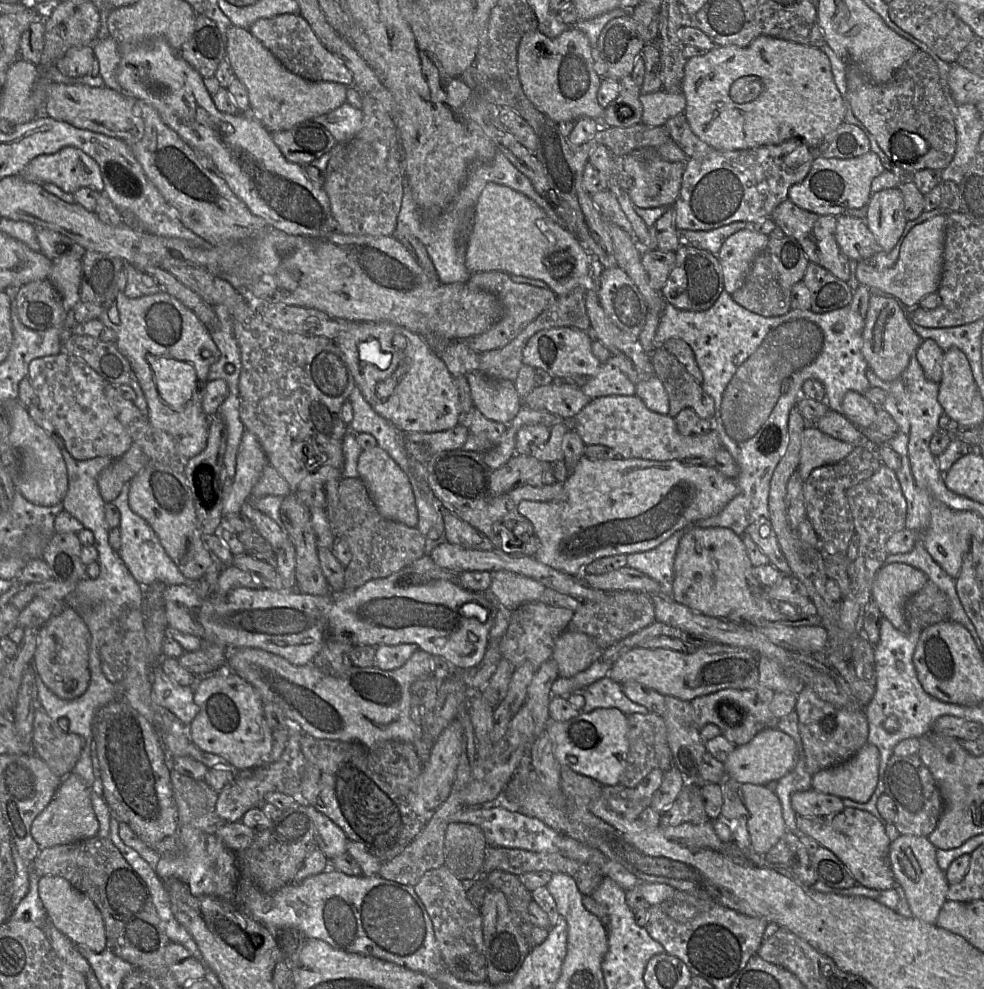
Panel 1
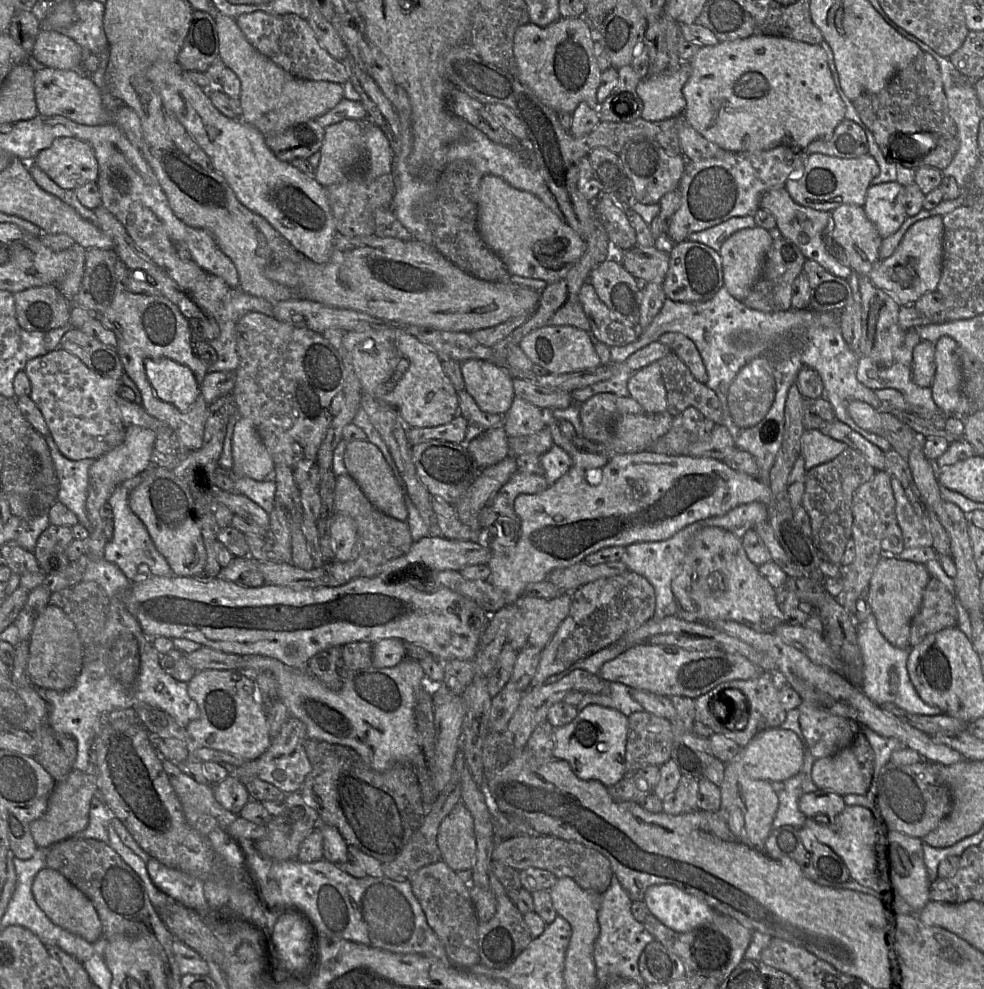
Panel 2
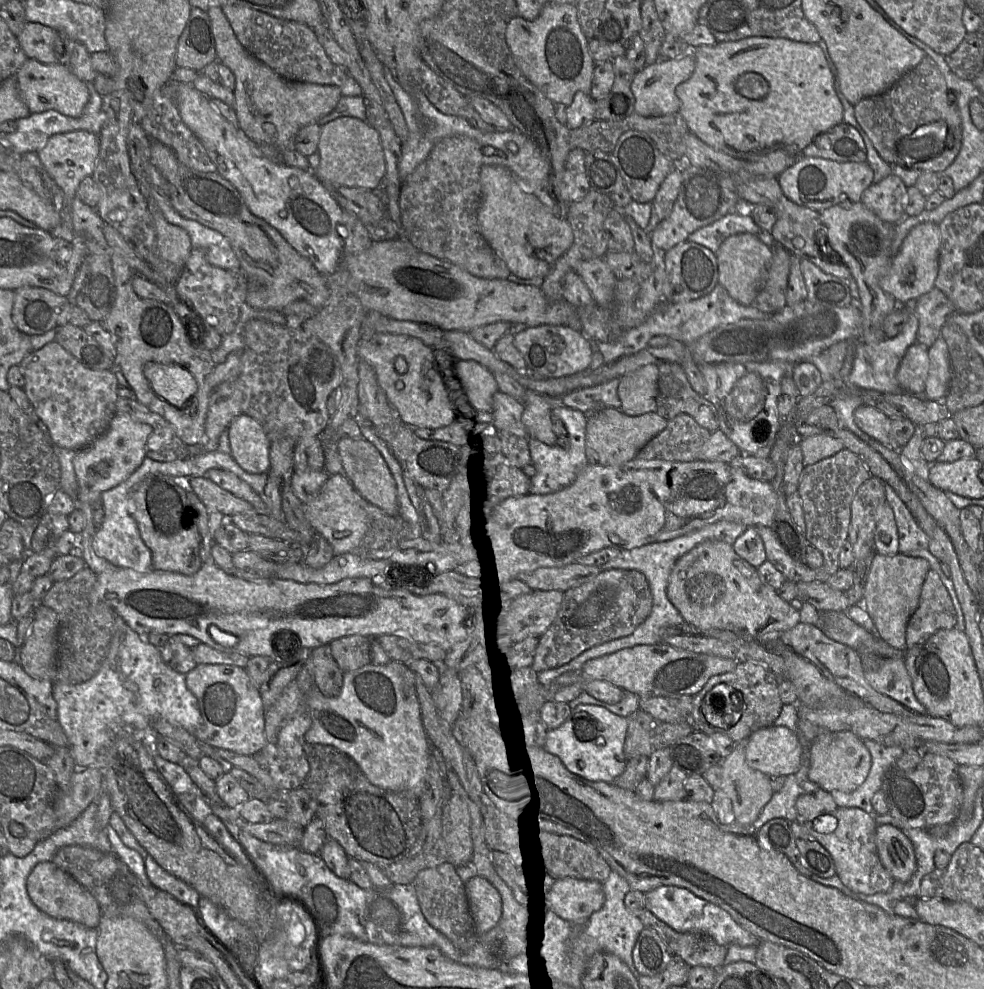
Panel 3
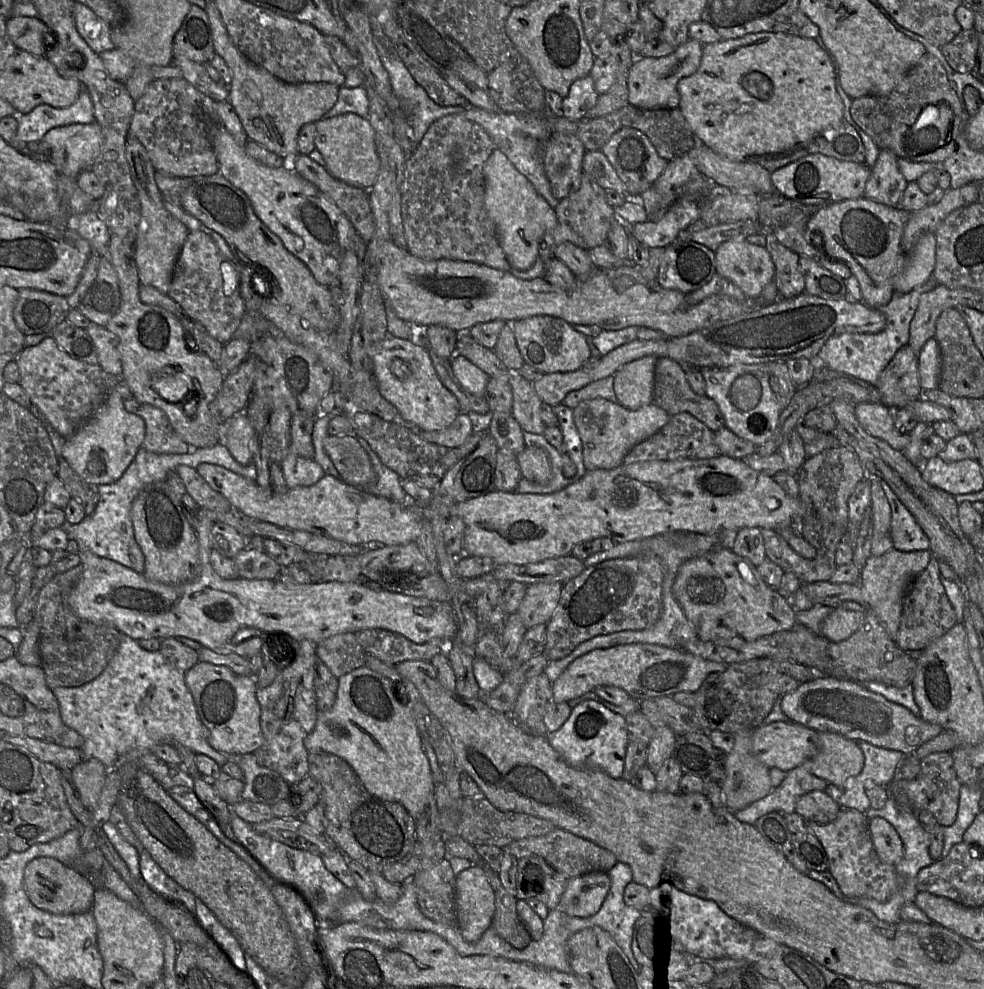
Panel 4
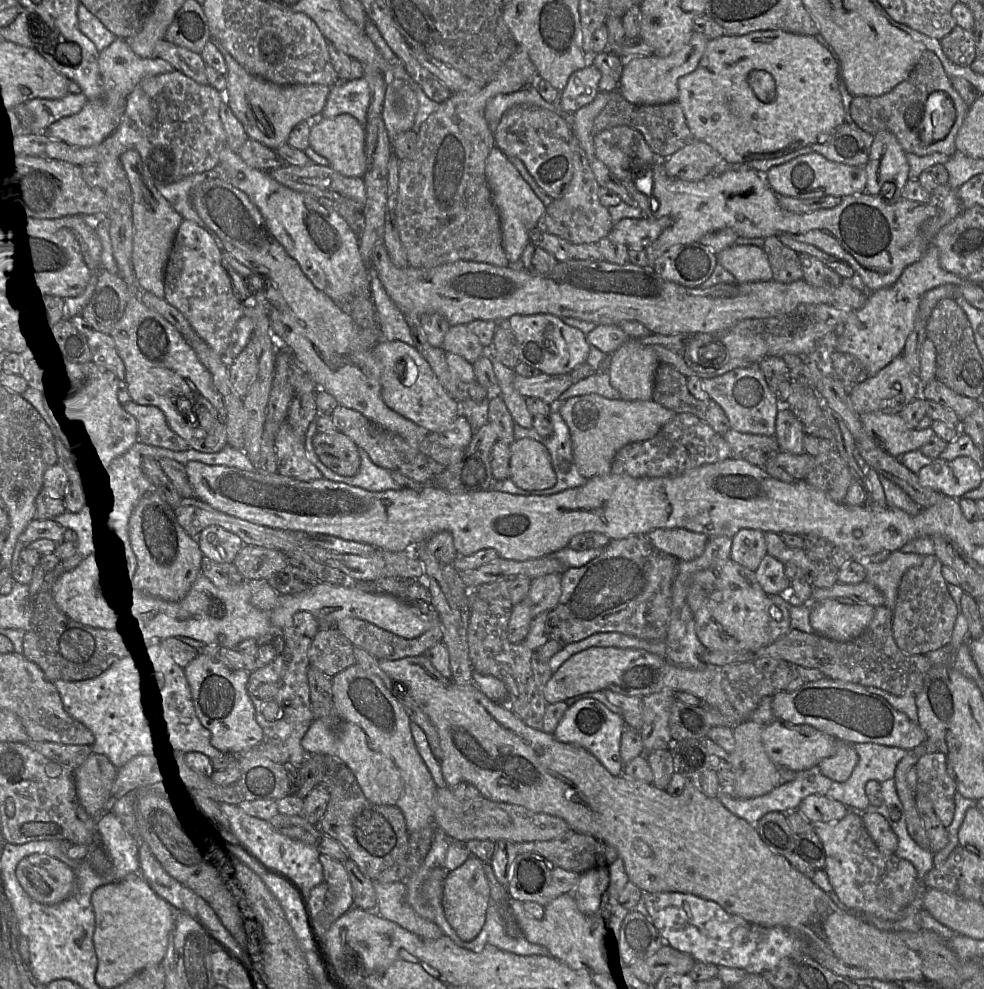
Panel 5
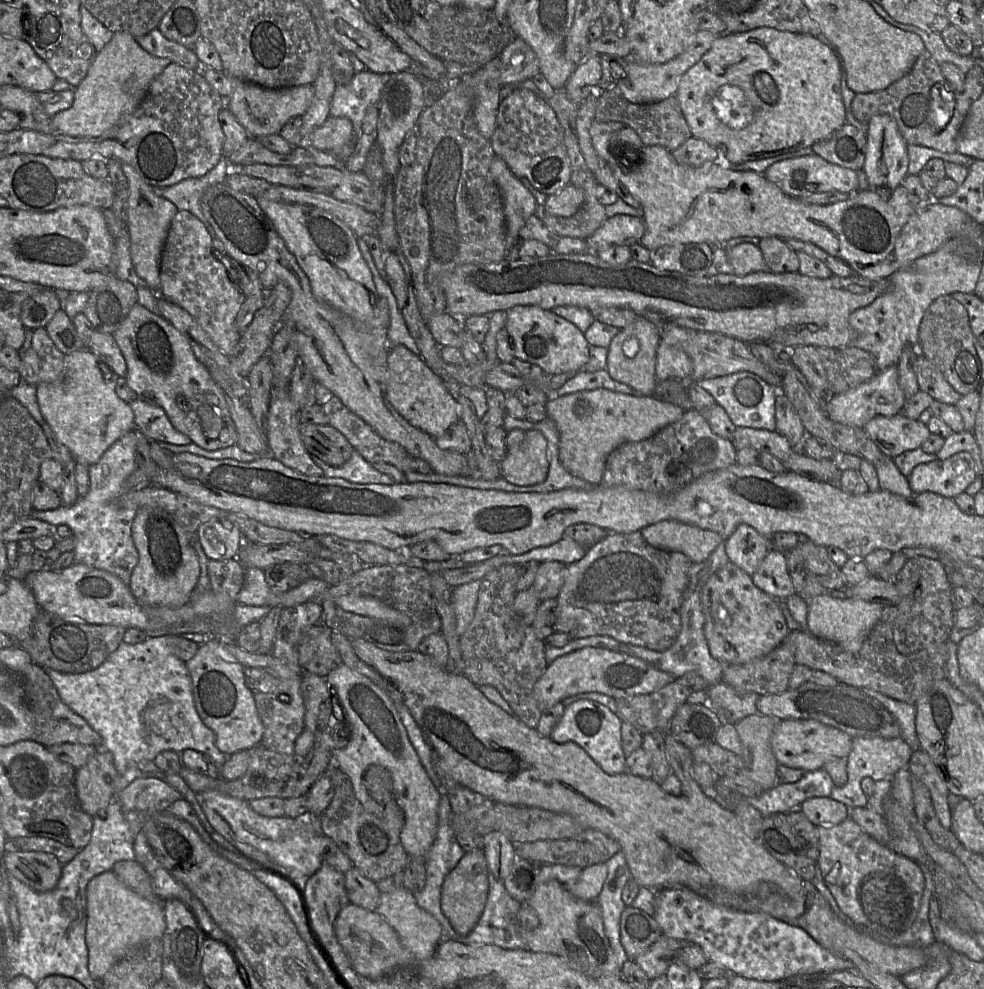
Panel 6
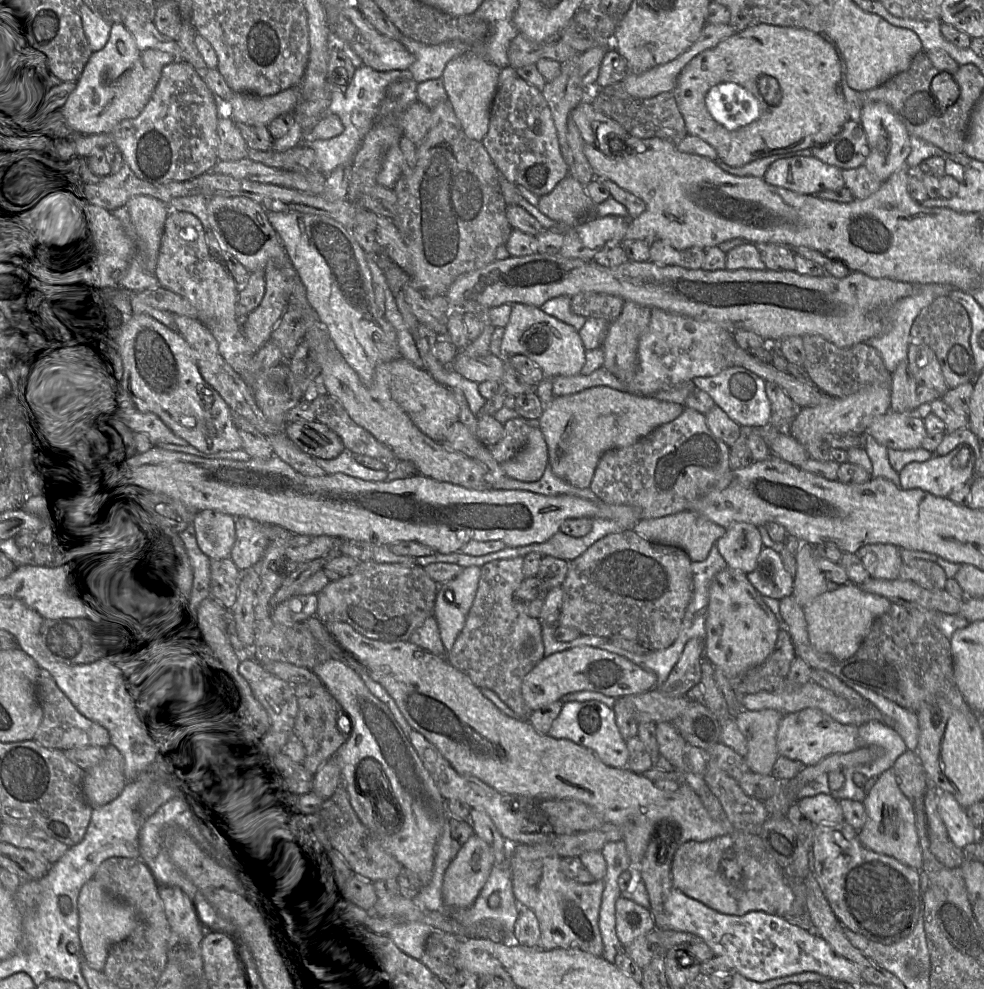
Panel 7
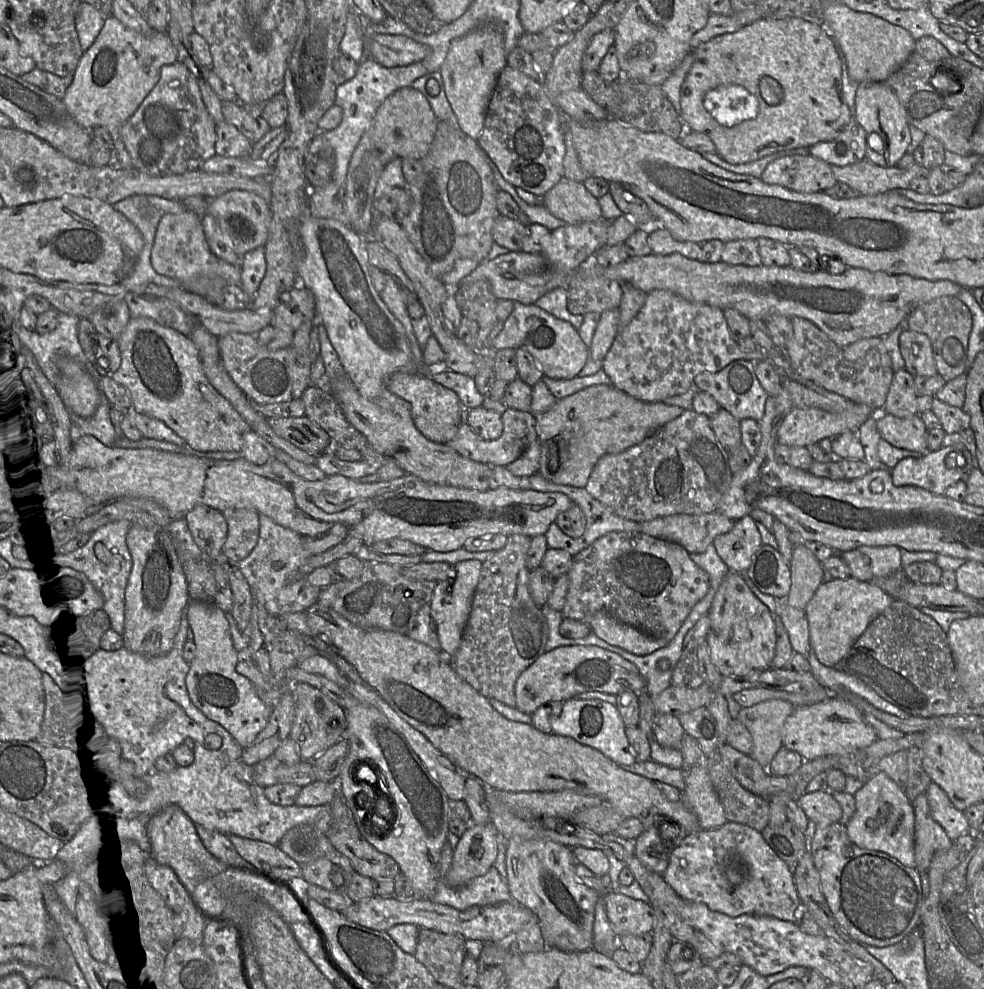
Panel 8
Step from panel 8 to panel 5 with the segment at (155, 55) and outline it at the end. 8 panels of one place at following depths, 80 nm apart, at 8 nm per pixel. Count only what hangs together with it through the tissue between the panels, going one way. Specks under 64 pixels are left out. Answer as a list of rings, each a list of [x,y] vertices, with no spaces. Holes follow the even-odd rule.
[[[117,38],[112,44],[99,53],[99,70],[102,76],[104,91],[100,98],[88,100],[77,114],[63,117],[52,123],[44,133],[53,139],[69,145],[89,147],[105,140],[121,122],[129,94],[143,79],[172,72],[175,68],[161,58],[143,58],[133,52],[123,38]]]

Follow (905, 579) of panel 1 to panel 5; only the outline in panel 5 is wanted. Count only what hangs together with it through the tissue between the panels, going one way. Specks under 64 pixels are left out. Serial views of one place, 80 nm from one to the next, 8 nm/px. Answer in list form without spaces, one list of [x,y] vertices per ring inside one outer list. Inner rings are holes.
[[[896,550],[881,563],[865,562],[866,581],[883,594],[885,601],[883,606],[893,611],[903,574],[909,568],[920,566],[924,558],[925,556],[921,554],[903,553]]]

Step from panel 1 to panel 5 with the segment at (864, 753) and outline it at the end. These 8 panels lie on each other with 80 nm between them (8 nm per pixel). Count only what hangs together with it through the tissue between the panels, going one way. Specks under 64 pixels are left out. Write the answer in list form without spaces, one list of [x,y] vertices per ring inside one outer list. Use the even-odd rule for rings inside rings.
[[[837,741],[835,752],[821,760],[818,767],[824,776],[842,783],[851,776],[858,760],[859,756],[852,744]]]

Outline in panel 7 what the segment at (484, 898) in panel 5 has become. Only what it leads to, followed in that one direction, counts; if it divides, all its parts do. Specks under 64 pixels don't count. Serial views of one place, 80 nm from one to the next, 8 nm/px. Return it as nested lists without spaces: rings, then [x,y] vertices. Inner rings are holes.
[[[473,834],[461,848],[444,873],[442,898],[448,907],[470,907],[495,866],[492,848]]]

